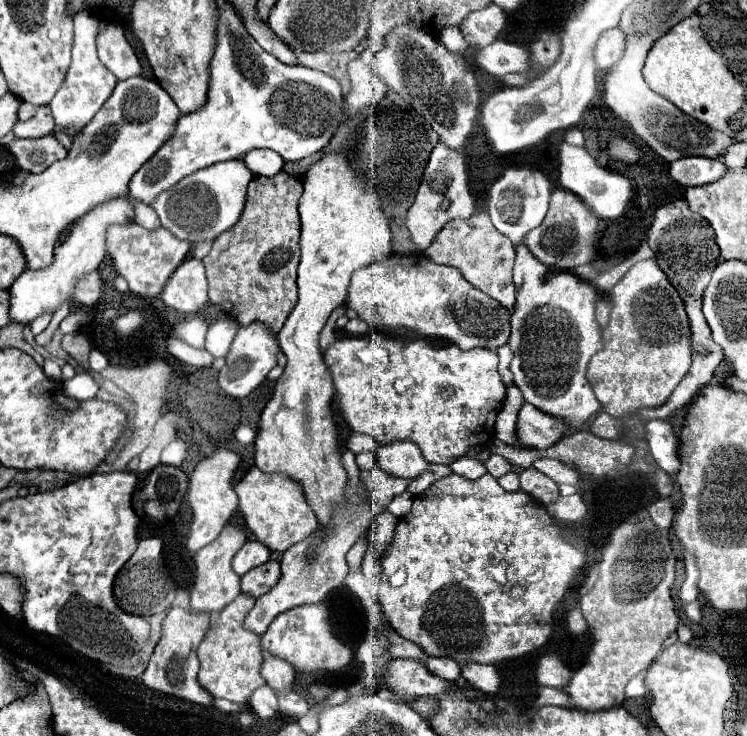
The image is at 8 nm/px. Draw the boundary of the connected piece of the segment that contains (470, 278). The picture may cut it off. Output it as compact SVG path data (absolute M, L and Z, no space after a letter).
M477 212L467 220L455 220L447 224L425 252L433 262L455 266L461 270L467 282L485 292L487 296L499 300L505 308L513 308L515 304L515 286L513 286L513 260L515 260L515 244L507 240L507 236L499 234L499 230L491 224L485 212Z

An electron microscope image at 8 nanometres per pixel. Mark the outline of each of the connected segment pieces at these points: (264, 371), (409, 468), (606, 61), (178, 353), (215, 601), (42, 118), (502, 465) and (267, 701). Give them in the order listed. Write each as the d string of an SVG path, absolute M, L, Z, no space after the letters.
M261 322L241 326L227 354L227 364L219 372L219 388L233 398L249 396L265 380L269 370L277 366L277 352L277 338L271 332L267 332L267 326L263 326Z
M393 442L380 445L375 451L385 472L405 480L413 480L429 468L429 462L423 458L415 442Z
M611 28L601 34L597 40L593 60L599 70L607 70L611 64L615 64L625 52L625 36L619 28Z
M179 338L167 340L167 352L173 354L177 360L189 364L189 366L211 366L211 362L213 362L213 356L207 350L193 348Z
M227 524L219 534L219 538L215 538L211 544L207 544L195 554L195 584L191 588L193 612L209 612L209 614L221 612L229 602L233 602L241 594L241 586L239 586L241 578L233 572L231 560L241 548L241 544L245 544L245 540L247 540L247 532L243 528L235 528L233 524Z
M39 106L31 120L15 124L17 138L41 138L41 136L53 134L53 130L55 130L55 120L51 116L49 106Z
M493 454L493 456L485 462L485 468L487 468L487 472L489 472L491 476L495 476L495 478L499 478L499 476L515 470L513 464L509 464L505 458L501 458L501 456L497 456L497 454Z
M269 686L257 688L253 692L253 696L249 698L249 704L259 714L259 718L263 718L263 720L273 718L277 714L277 694Z

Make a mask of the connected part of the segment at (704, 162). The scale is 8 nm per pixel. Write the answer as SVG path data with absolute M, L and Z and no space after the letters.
M689 156L679 158L671 162L669 174L673 180L677 180L681 186L703 186L719 180L727 168L715 158L701 158L701 156Z

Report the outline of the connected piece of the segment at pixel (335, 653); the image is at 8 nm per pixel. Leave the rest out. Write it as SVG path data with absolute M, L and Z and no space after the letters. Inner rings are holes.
M325 604L299 606L279 614L271 622L267 632L261 636L261 646L273 656L279 656L291 662L297 672L315 672L315 670L333 672L333 670L345 668L353 658L353 652L335 638Z

